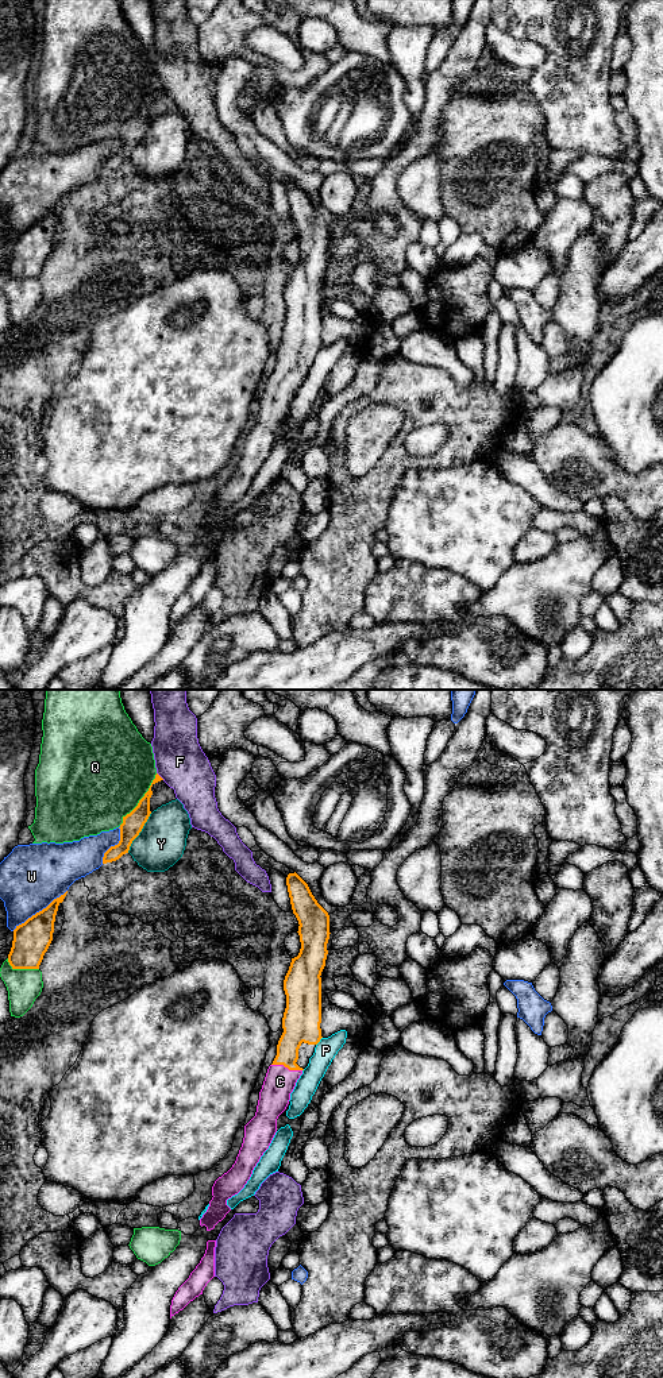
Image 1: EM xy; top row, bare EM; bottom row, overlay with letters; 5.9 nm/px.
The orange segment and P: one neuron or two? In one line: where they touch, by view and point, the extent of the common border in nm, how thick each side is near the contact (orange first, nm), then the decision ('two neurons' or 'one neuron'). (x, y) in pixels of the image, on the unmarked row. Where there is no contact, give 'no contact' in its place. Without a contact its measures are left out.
contact xy (319, 350); length 70 nm; calibres 220 and 130 nm; two neurons

